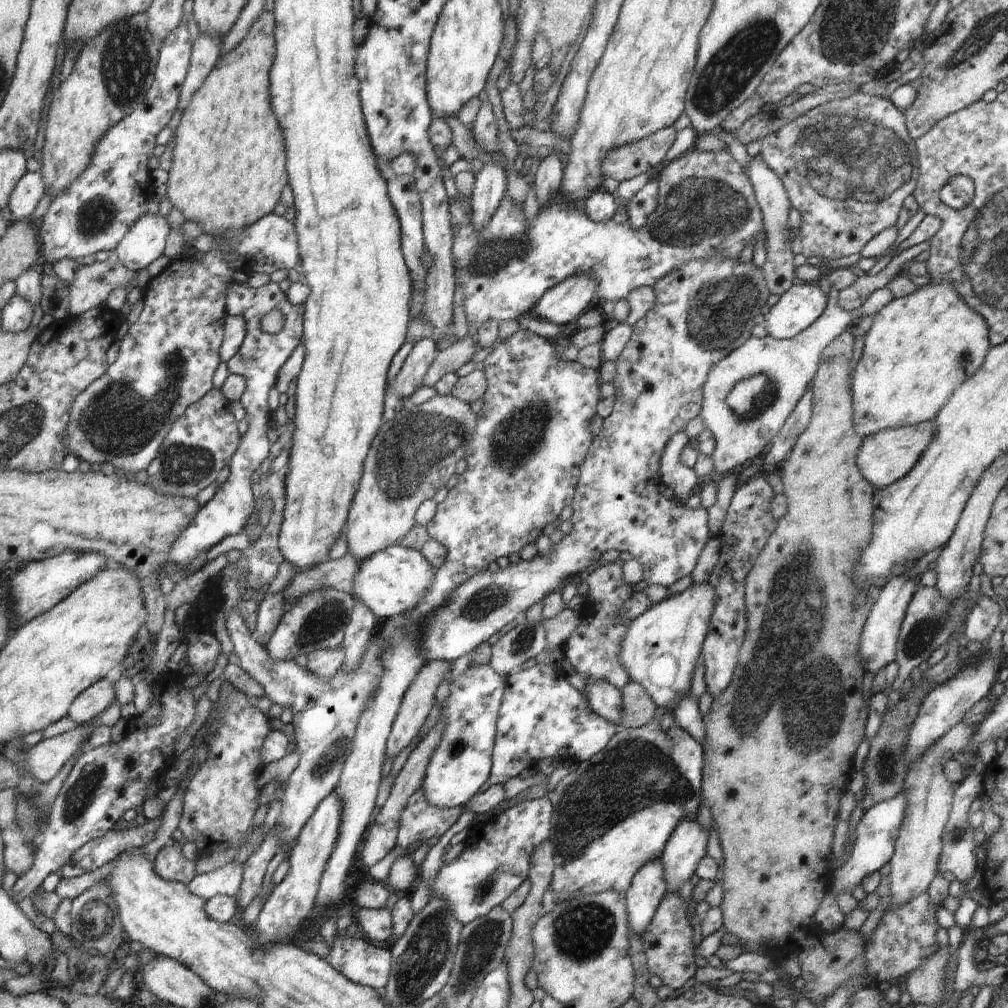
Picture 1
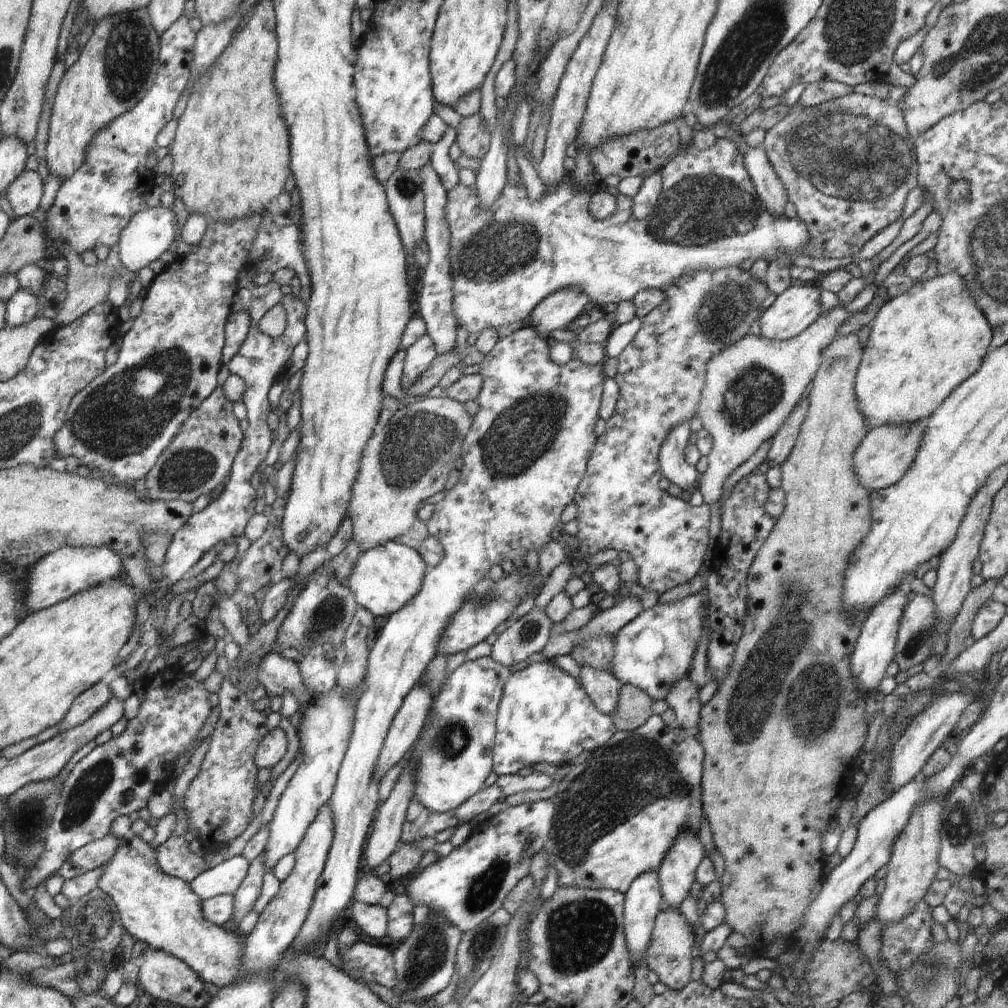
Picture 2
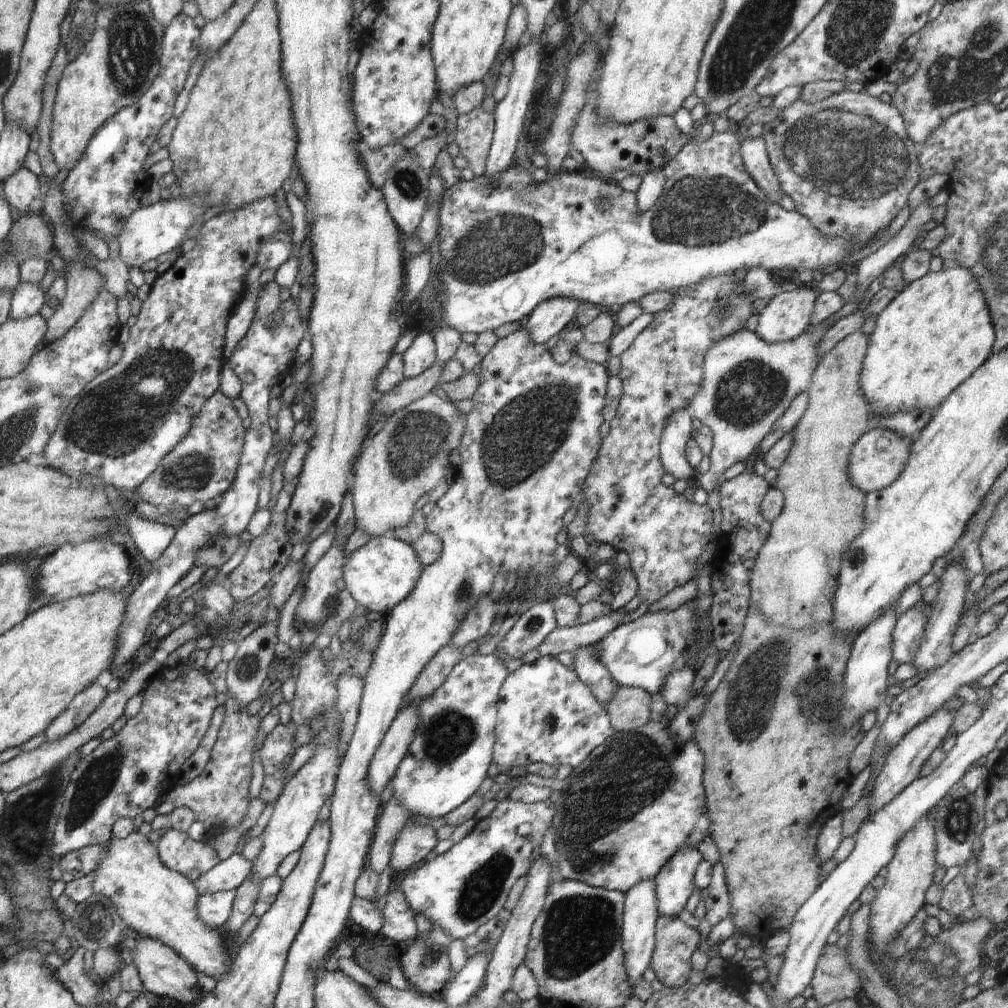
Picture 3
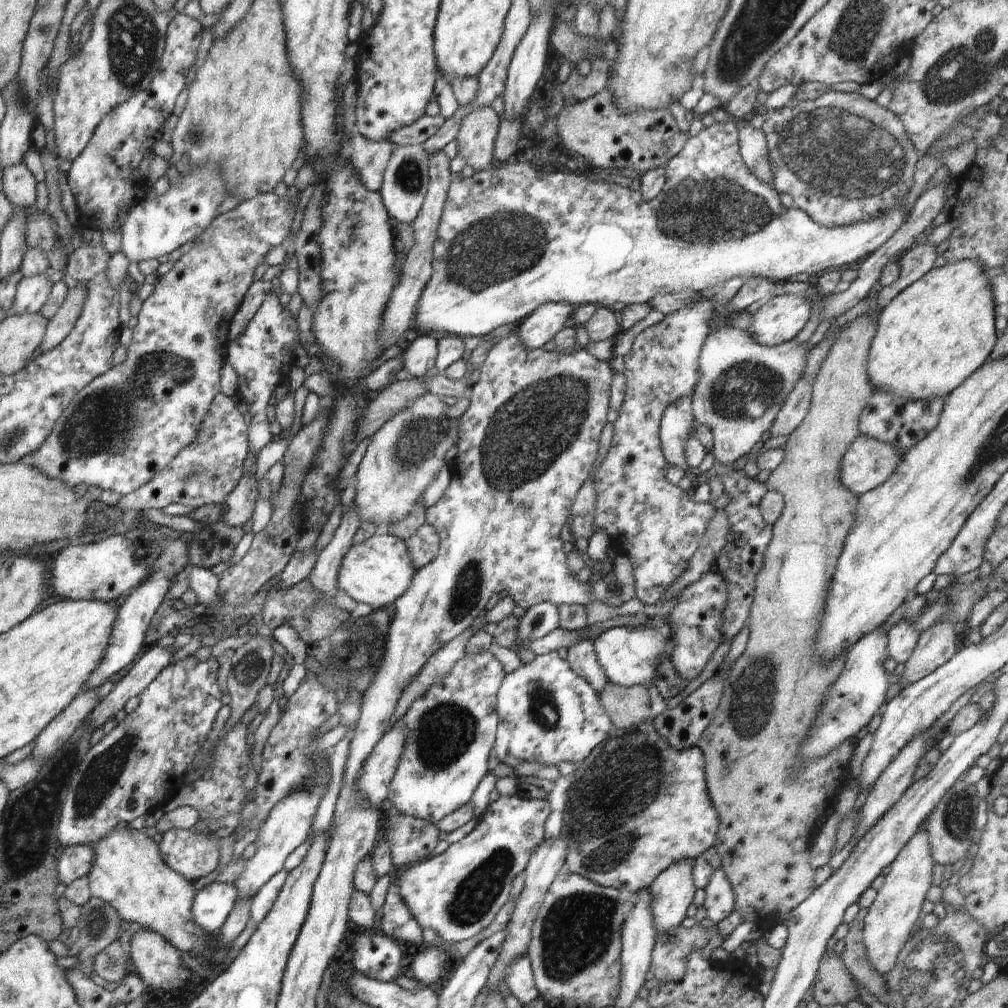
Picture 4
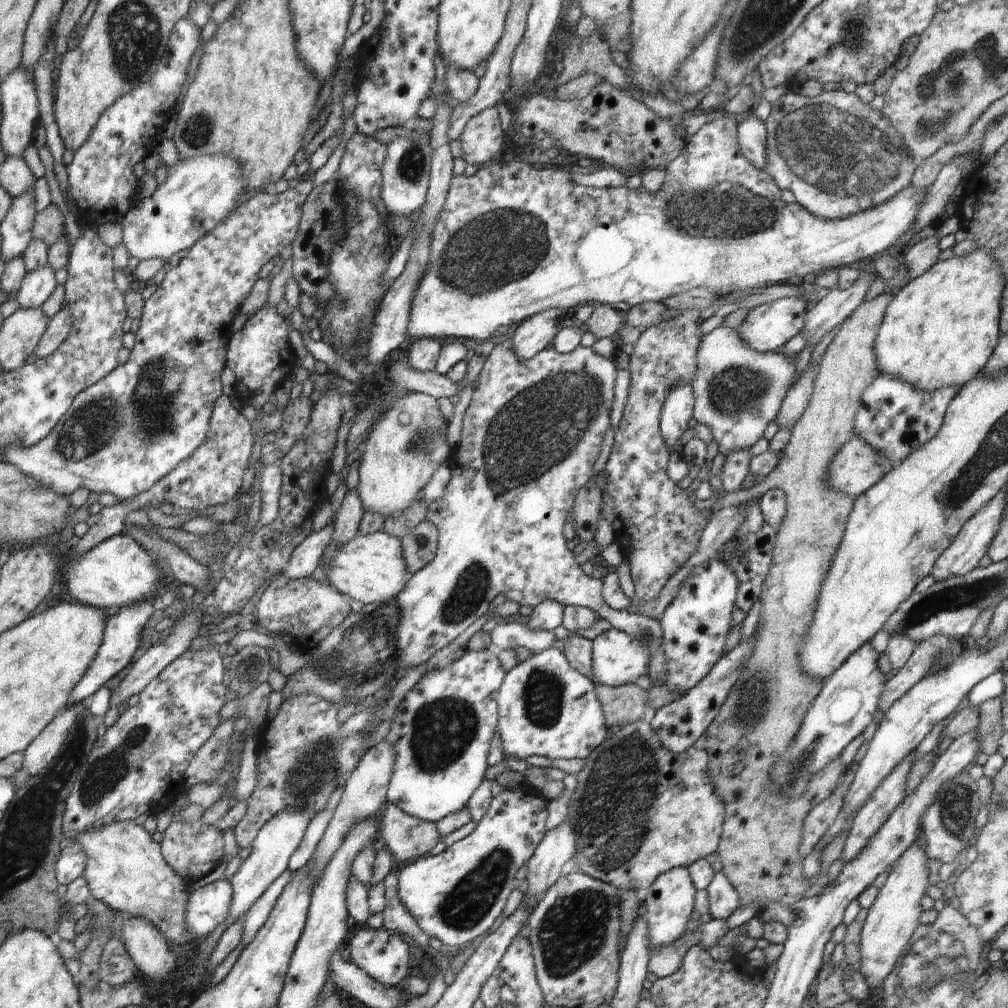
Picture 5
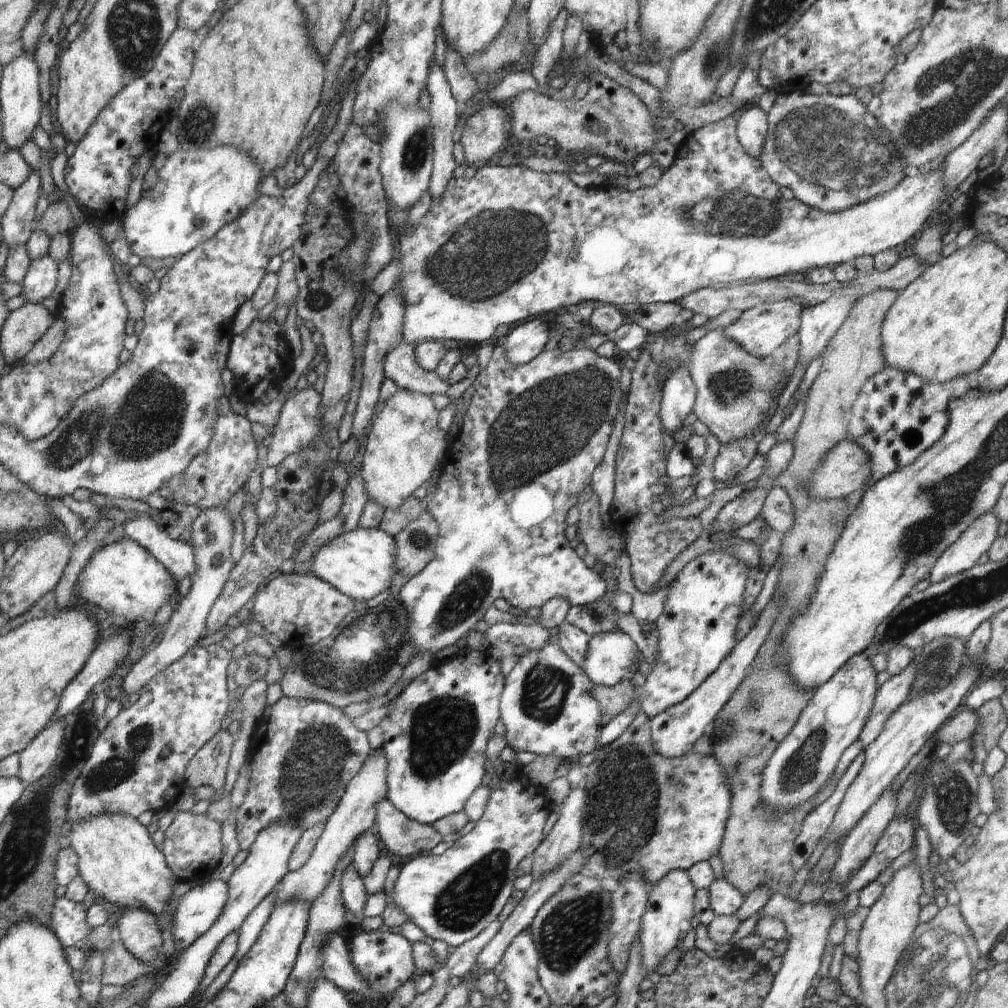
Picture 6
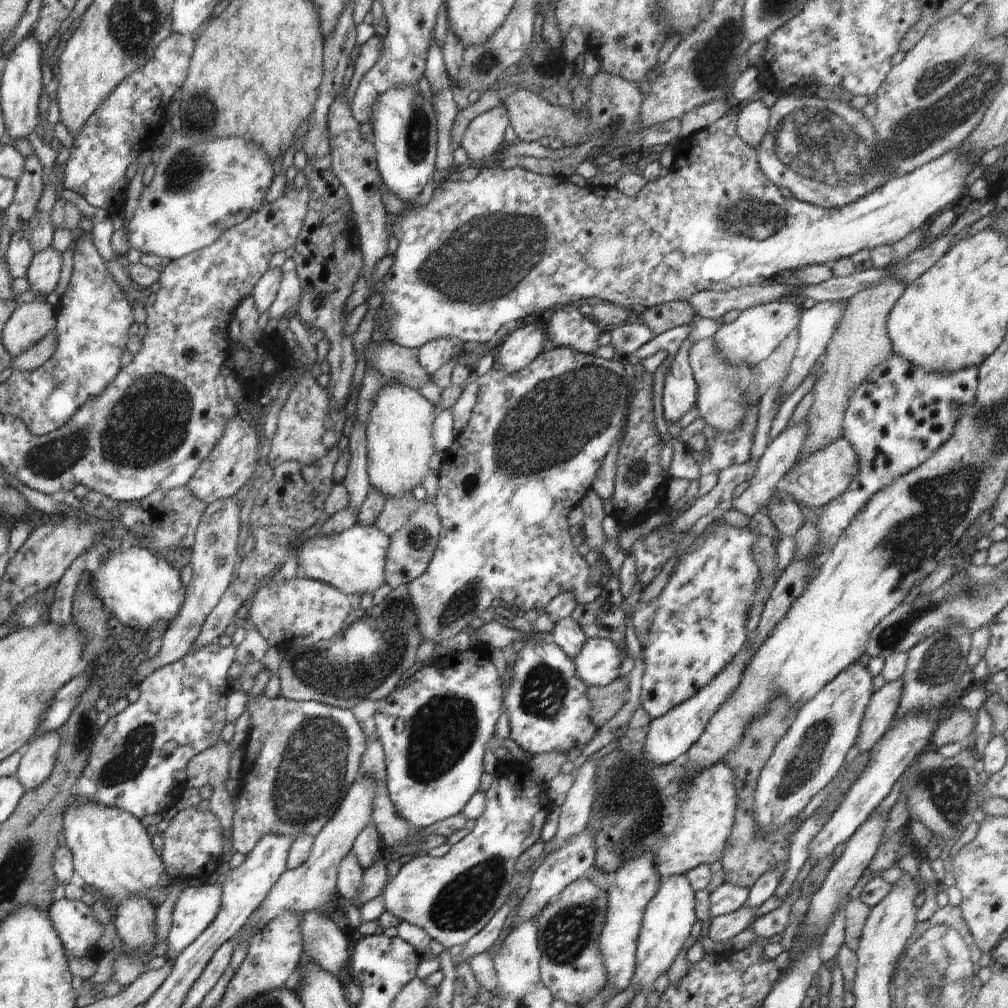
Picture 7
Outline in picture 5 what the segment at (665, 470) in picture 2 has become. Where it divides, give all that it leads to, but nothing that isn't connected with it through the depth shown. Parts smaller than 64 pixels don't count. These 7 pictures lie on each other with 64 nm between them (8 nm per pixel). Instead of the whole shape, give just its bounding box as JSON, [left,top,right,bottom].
[659,383,695,453]

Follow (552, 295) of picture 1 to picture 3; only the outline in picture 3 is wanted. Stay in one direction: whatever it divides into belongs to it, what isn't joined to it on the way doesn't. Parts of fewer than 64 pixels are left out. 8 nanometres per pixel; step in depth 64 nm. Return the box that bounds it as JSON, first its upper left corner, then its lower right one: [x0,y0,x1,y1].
[523,298,582,345]

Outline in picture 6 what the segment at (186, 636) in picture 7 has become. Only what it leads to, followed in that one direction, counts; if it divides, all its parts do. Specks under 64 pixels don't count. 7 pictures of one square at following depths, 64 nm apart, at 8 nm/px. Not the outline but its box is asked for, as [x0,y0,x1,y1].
[122,507,235,694]

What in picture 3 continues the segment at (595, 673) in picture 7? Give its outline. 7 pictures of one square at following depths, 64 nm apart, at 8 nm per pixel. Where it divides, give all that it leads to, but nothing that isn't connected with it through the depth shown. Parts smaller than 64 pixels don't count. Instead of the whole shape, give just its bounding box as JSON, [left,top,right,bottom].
[597,602,693,694]

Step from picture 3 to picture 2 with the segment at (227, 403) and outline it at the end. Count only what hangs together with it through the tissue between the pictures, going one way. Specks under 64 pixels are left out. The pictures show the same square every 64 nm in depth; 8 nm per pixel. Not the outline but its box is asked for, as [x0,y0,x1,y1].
[146,385,244,504]

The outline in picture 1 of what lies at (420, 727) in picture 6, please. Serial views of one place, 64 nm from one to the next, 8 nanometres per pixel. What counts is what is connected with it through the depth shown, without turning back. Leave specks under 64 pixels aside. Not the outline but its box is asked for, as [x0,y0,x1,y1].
[421,664,506,810]

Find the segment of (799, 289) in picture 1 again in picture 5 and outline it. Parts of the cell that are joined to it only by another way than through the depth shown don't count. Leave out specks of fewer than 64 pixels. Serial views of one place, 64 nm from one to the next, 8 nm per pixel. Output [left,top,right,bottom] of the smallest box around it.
[734,297,808,353]

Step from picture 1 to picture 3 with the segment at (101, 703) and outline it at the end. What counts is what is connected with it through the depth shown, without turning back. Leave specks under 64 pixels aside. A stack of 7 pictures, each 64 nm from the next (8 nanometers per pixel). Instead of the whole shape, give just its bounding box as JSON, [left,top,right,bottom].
[43,684,107,743]

